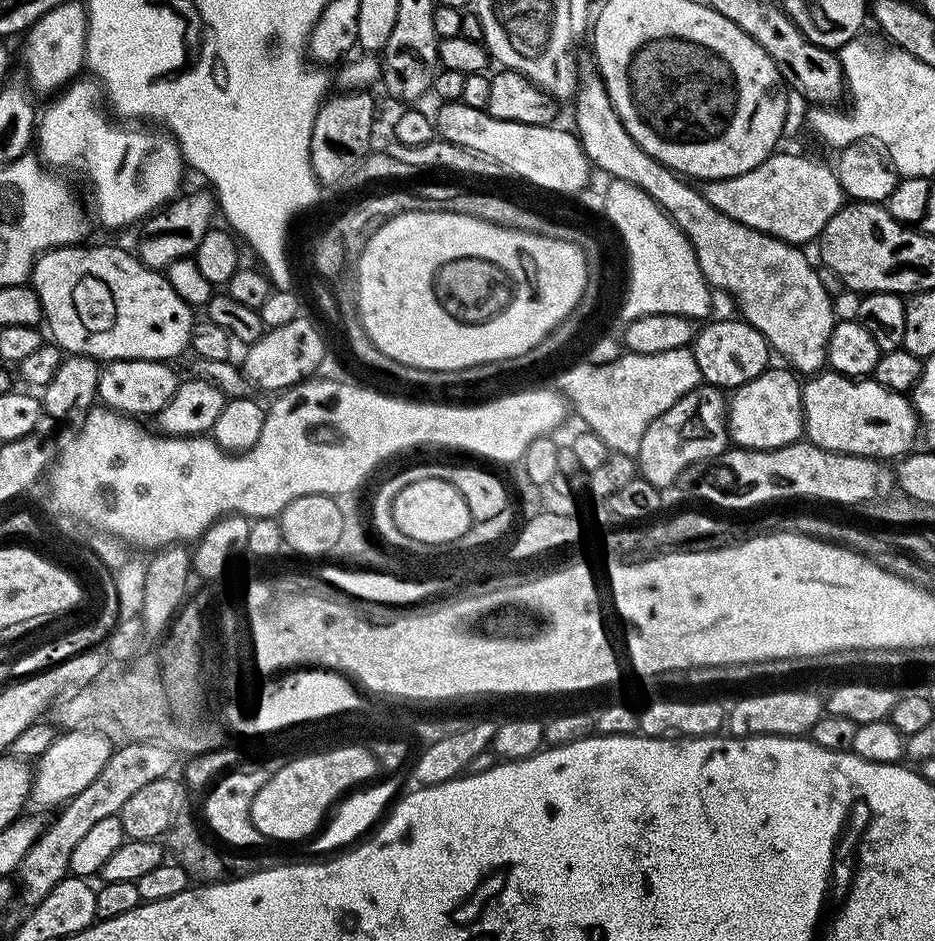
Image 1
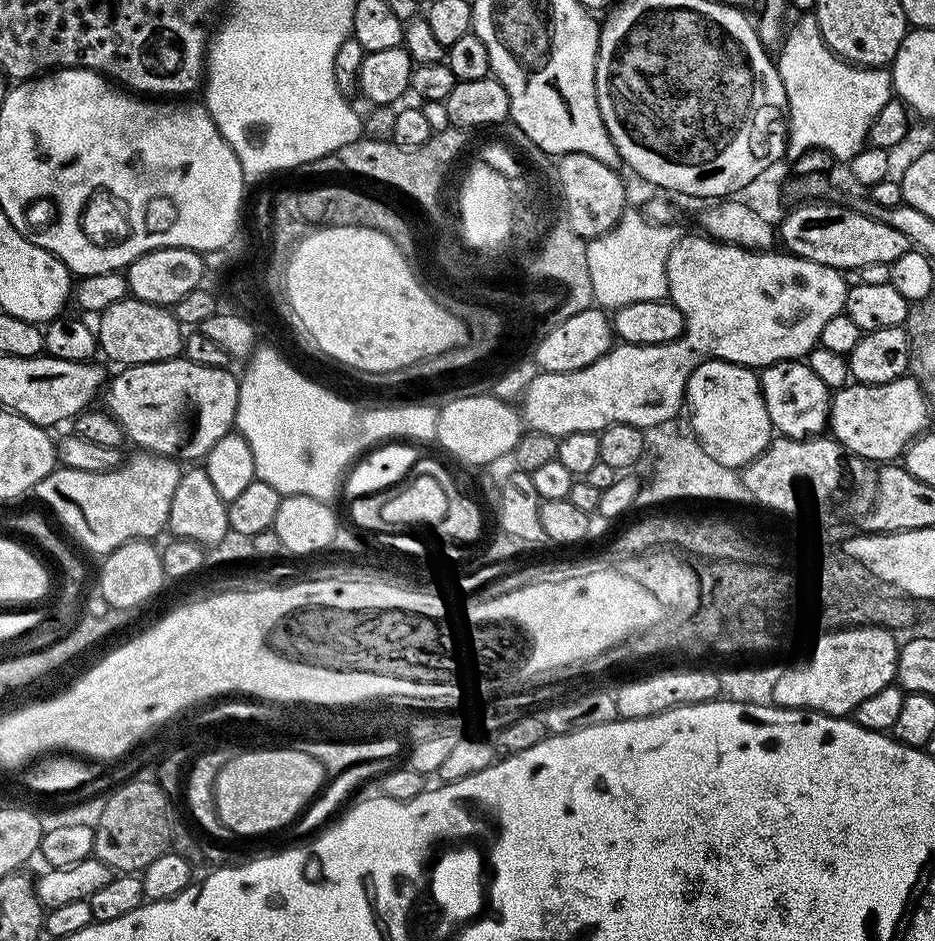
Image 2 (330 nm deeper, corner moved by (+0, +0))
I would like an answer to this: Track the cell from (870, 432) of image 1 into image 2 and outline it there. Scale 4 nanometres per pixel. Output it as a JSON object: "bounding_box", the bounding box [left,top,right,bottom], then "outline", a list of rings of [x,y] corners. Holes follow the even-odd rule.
{"bounding_box":[758,359,830,440],"outline":[[[803,359],[783,360],[777,364],[771,364],[759,369],[758,379],[760,382],[760,393],[764,395],[766,410],[770,414],[770,422],[773,429],[781,437],[790,440],[807,440],[821,435],[820,432],[829,427],[830,424],[830,388],[822,378],[811,369],[811,366]]]}

